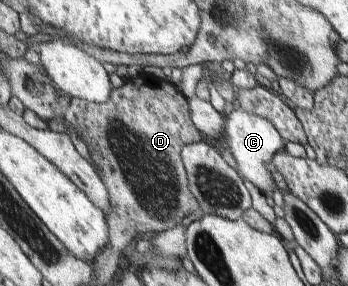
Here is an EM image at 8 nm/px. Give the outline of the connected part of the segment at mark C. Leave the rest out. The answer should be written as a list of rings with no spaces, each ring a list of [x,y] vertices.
[[[237,104],[227,107],[224,113],[227,119],[225,120],[225,136],[222,139],[228,144],[233,158],[236,160],[238,167],[236,170],[254,184],[260,192],[264,192],[263,194],[268,190],[274,190],[276,184],[274,184],[272,173],[266,166],[273,162],[273,158],[280,148],[284,148],[286,142],[283,136],[269,120],[252,114]]]

